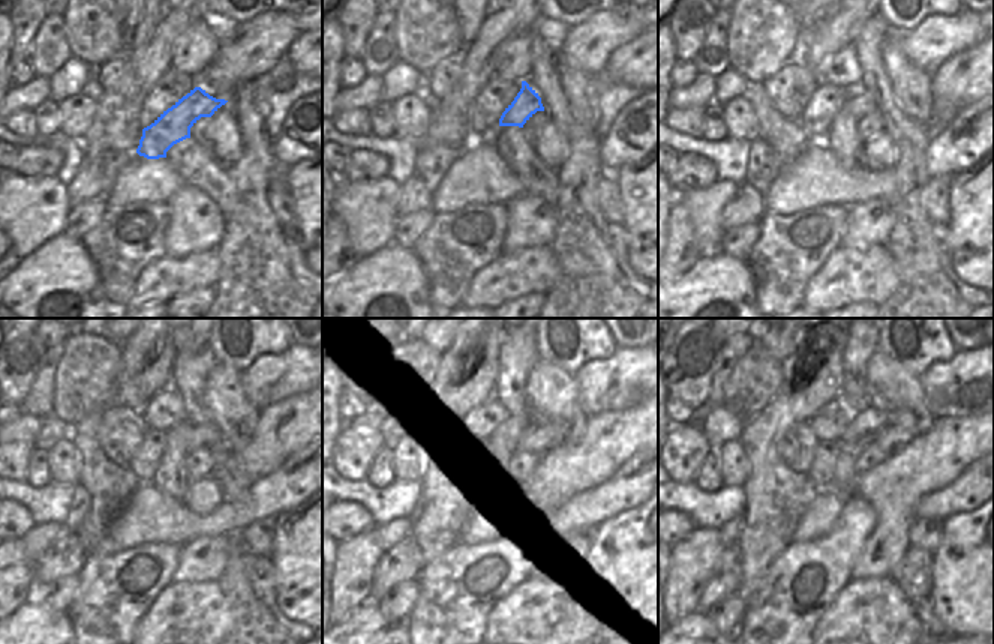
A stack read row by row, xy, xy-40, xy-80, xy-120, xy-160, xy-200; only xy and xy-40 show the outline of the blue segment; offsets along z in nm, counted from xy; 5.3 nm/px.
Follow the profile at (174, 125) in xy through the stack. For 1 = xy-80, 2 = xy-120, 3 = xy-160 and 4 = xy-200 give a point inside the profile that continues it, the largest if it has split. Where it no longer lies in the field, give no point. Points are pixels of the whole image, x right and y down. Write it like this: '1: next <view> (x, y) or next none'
1: next xy-80 (861, 102)
2: next xy-120 (209, 436)
3: next xy-160 (546, 436)
4: next xy-200 (894, 437)

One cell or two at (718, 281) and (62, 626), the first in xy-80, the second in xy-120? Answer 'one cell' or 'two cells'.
one cell

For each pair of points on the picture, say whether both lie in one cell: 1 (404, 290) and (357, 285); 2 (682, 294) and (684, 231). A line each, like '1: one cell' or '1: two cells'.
1: one cell
2: two cells

